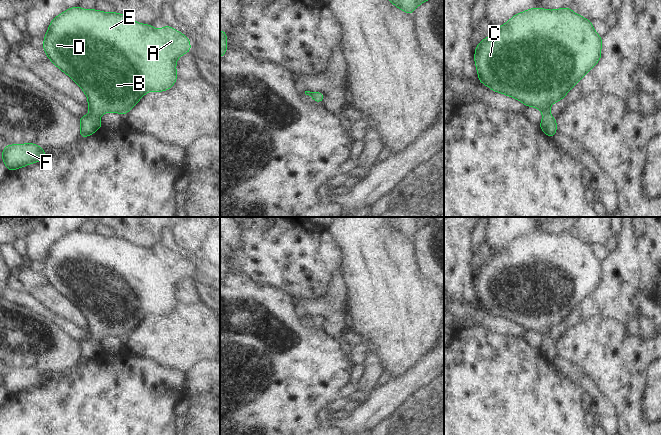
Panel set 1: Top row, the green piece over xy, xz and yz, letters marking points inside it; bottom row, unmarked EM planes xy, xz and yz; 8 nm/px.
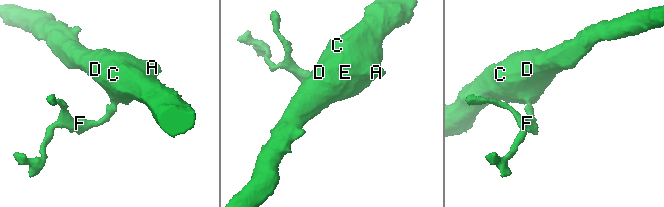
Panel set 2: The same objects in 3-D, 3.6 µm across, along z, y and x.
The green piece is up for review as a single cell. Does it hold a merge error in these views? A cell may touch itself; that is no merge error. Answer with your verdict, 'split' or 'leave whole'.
leave whole

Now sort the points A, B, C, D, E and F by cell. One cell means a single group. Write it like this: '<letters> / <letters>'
A B C D E F

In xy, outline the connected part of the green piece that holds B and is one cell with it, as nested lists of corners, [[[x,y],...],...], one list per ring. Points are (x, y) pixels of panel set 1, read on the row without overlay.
[[[69,232],[55,241],[43,261],[48,283],[69,299],[88,321],[91,339],[80,341],[80,361],[102,351],[99,340],[106,336],[125,339],[149,315],[170,313],[178,303],[176,285],[192,274],[186,259],[165,249],[161,254],[140,248],[116,236]]]

